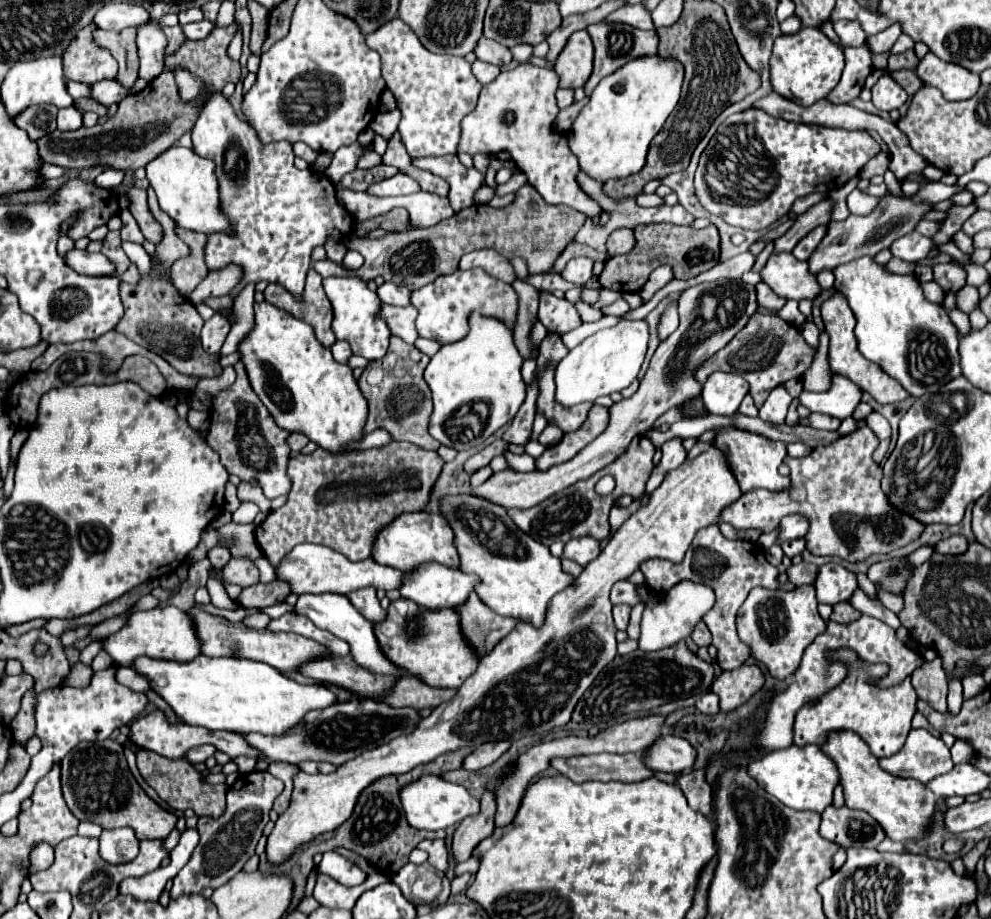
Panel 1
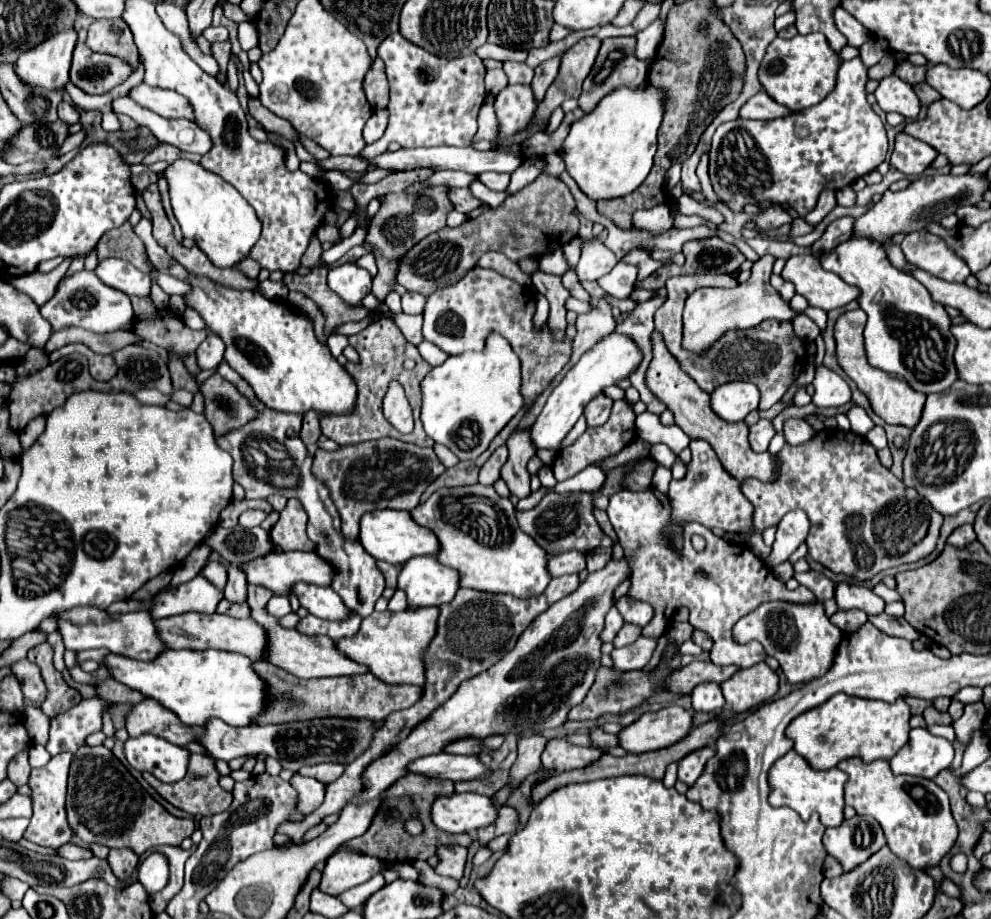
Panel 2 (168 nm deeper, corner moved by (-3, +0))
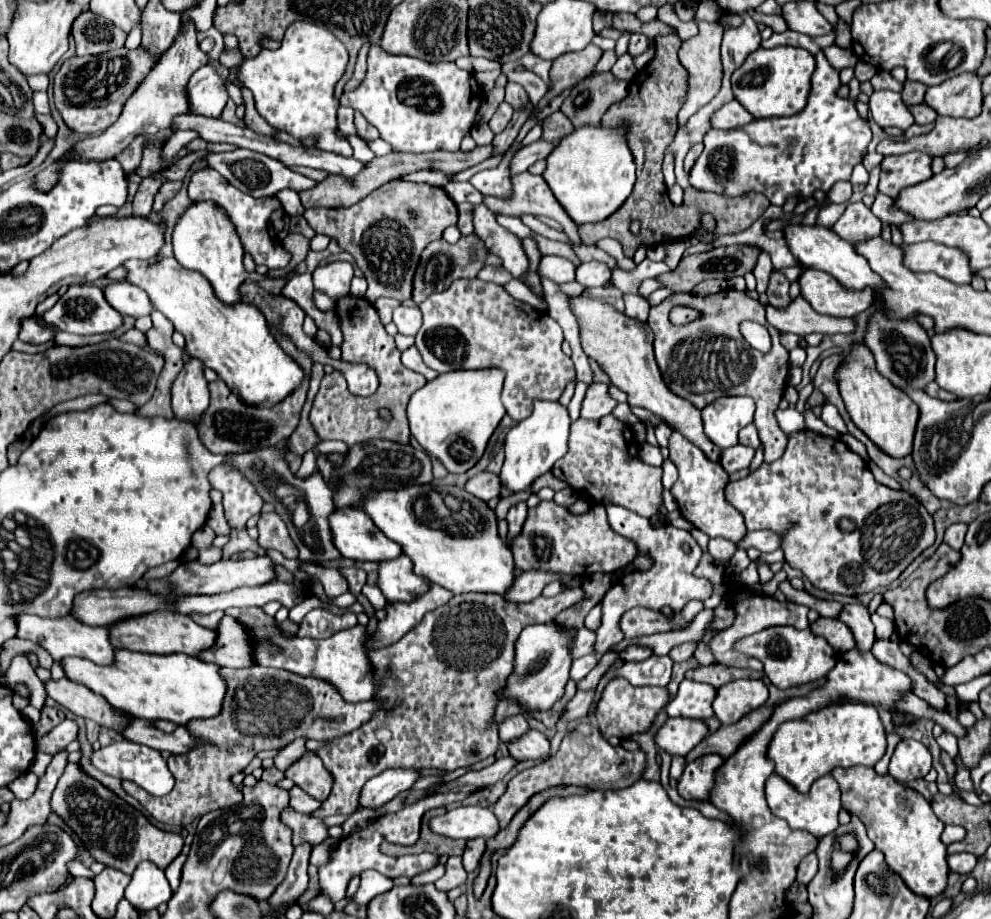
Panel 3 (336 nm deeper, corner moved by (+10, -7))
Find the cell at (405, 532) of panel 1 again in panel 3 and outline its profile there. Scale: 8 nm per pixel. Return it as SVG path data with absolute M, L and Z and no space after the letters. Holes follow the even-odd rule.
M341 508L329 516L333 544L343 558L361 562L395 560L403 554L399 544L387 540L373 520L359 508Z

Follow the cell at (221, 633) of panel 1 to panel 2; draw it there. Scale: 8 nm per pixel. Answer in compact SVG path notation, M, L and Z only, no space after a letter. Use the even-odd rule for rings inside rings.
M180 613L180 615L158 619L156 621L156 633L168 649L192 649L192 651L222 649L222 651L244 653L252 661L262 661L264 659L266 633L250 617L248 619L232 619L232 617L224 617L224 615L218 615L218 613L212 613L212 615Z

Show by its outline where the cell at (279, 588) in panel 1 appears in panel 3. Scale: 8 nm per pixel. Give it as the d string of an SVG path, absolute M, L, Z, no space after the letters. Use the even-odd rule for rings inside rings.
M211 612L211 614L205 614L205 616L195 614L193 620L195 620L197 624L201 624L201 626L205 626L205 628L215 628L215 626L219 626L219 620L221 620L223 616L225 616L223 612Z

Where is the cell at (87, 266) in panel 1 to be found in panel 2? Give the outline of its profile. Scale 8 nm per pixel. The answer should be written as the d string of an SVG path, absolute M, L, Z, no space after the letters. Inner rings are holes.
M104 259L98 263L94 271L100 281L106 285L126 293L126 295L136 295L136 297L148 297L150 295L150 275L138 271L134 265L122 259Z

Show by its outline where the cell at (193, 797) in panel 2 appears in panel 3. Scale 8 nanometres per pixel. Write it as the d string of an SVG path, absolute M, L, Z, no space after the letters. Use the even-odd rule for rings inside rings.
M221 668L221 674L229 682L223 712L215 718L191 720L187 724L195 736L201 736L209 744L195 746L195 750L167 760L169 770L175 776L171 794L161 798L139 798L143 808L159 822L187 826L207 812L239 804L243 798L241 790L233 786L229 778L241 772L257 752L283 748L299 736L313 740L345 736L371 720L371 714L375 714L381 704L381 700L347 704L331 684L295 676L279 668Z

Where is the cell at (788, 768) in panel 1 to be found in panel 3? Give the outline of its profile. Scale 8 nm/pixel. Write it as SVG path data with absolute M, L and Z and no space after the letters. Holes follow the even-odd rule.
M771 774L771 778L765 784L765 796L767 796L769 810L777 818L785 820L793 830L807 830L813 836L821 838L839 826L837 812L841 808L841 800L839 800L841 794L839 794L839 784L835 782L833 776L815 780L815 784L807 794L799 794L795 788L791 788L791 784L787 784L787 780L779 778L779 774Z

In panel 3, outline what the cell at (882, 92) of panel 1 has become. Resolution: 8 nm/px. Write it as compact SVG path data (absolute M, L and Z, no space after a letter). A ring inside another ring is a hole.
M875 90L869 96L869 112L881 128L897 126L907 130L915 122L909 108L901 100L901 94L891 90Z

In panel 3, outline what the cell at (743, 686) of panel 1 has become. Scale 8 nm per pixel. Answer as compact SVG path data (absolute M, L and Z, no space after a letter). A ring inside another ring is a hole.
M733 680L731 684L723 684L721 688L717 688L713 710L721 724L733 724L741 716L763 706L767 698L767 686L761 680Z

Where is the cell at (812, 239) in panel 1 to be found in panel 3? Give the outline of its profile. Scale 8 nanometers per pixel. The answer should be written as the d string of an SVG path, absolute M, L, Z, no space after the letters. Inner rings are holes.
M849 204L843 216L831 228L839 238L859 244L859 240L869 240L871 236L881 236L881 220L863 204Z

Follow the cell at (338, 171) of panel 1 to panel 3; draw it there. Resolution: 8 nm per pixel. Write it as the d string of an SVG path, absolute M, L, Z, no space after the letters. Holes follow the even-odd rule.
M371 44L367 58L367 76L361 88L341 96L343 106L359 110L391 144L393 152L457 152L461 138L469 132L477 108L477 84L473 74L455 66L455 62L431 64L411 56L395 56L379 44Z

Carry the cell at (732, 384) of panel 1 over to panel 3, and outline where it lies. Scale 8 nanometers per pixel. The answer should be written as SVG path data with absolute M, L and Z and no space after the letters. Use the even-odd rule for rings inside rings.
M721 396L703 408L703 424L707 438L719 446L729 448L737 444L737 432L753 422L755 404L751 398L737 398L737 396Z

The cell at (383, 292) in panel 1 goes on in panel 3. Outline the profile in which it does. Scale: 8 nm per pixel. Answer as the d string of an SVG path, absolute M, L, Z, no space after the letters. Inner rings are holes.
M397 306L393 312L393 322L401 334L415 336L421 328L421 310L417 306Z

